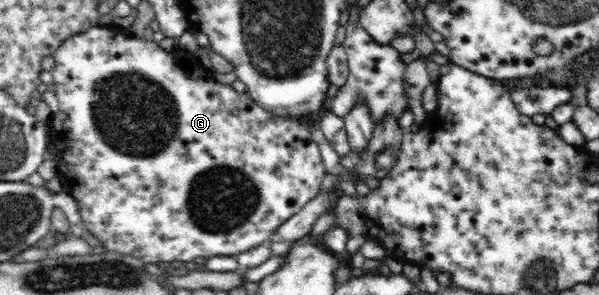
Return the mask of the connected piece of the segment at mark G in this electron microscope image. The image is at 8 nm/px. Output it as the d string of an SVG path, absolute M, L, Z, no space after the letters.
M96 26L85 30L83 33L75 34L70 38L64 40L62 44L56 49L53 54L54 57L54 68L52 68L52 77L54 77L54 94L58 97L59 110L56 115L53 115L49 120L50 127L50 138L51 144L56 149L56 162L57 162L57 172L60 172L64 184L68 184L69 189L67 189L68 195L74 197L76 203L78 203L79 213L81 215L81 222L86 226L86 230L91 232L96 240L97 248L101 250L106 250L110 252L115 252L118 254L130 255L139 258L146 263L157 262L190 262L194 258L210 258L211 256L236 256L237 254L246 252L251 248L257 247L264 243L270 242L273 238L273 234L276 229L283 223L286 222L291 216L294 216L297 212L300 212L308 202L311 202L320 192L324 176L328 173L326 167L324 166L320 149L316 142L313 141L311 131L309 130L306 121L298 120L296 118L279 118L275 114L264 110L261 106L258 106L246 92L244 94L239 94L230 86L230 84L220 84L220 82L212 79L206 78L206 68L202 66L200 60L196 56L188 51L181 48L176 48L173 51L165 51L158 45L158 42L149 39L142 38L138 39L134 36L127 37L124 34L113 33L112 27L107 26Z

